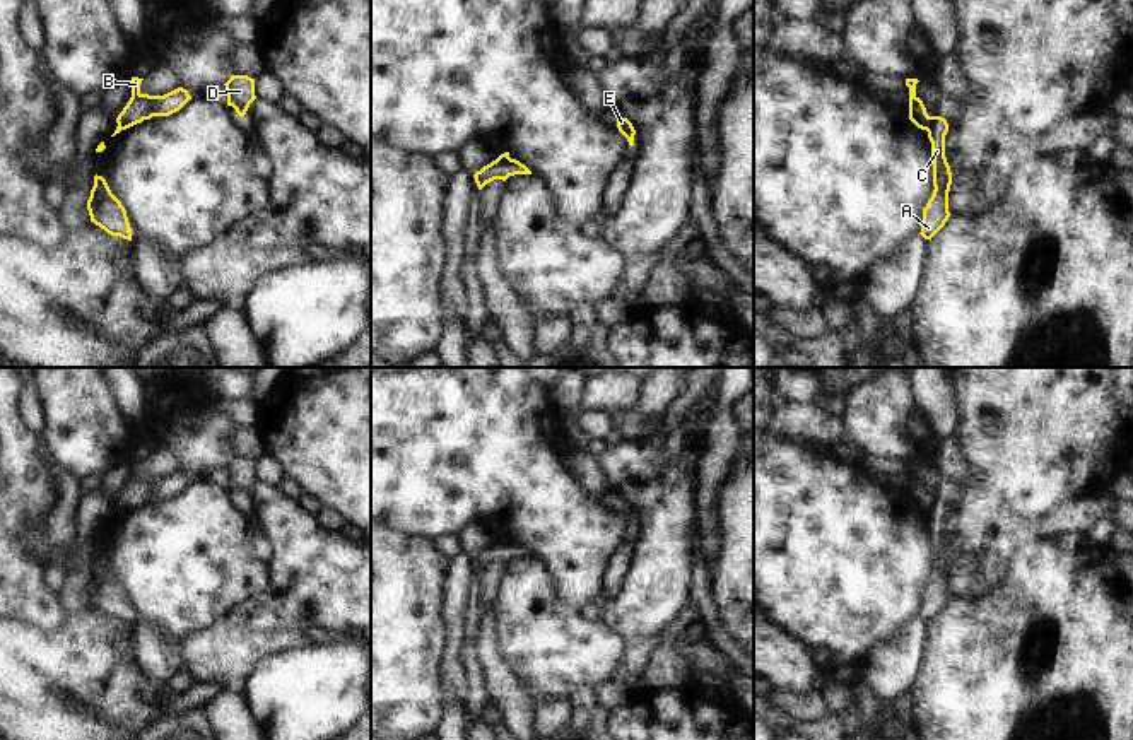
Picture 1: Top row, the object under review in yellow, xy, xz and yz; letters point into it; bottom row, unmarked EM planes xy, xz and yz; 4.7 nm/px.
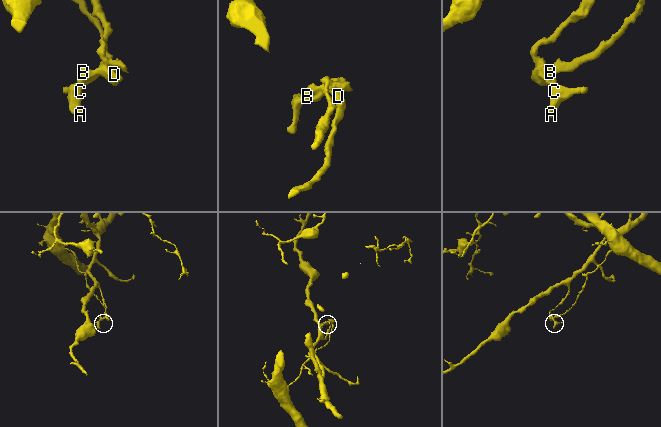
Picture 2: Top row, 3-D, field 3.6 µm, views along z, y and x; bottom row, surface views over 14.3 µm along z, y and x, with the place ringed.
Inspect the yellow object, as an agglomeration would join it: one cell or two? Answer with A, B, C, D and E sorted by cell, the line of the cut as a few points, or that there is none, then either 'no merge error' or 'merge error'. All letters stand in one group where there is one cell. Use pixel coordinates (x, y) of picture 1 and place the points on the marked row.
A C / B D E; cut in xy along (158, 96), (152, 115); merge error

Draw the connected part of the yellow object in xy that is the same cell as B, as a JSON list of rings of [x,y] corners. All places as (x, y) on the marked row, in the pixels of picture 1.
[[[132,77],[132,97],[123,108],[123,111],[118,115],[116,123],[126,130],[137,123],[142,123],[144,120],[150,120],[154,116],[154,103],[157,96],[149,96],[140,92],[140,84],[144,79]]]

